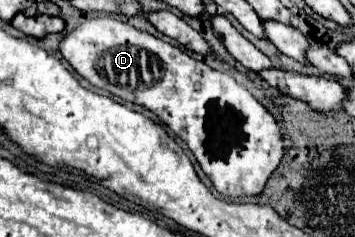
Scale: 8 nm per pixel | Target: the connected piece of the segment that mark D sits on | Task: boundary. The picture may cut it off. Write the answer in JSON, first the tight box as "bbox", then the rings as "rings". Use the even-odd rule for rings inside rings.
{"bbox":[60,17,284,199],"rings":[[[94,17],[80,23],[70,35],[62,39],[60,53],[74,67],[74,71],[94,87],[106,89],[112,95],[142,105],[158,115],[158,119],[164,121],[188,145],[188,149],[196,155],[202,171],[224,197],[234,199],[262,193],[270,173],[278,167],[284,147],[282,133],[274,117],[248,93],[248,89],[238,85],[230,75],[210,69],[206,63],[192,59],[182,49],[128,23],[110,17]]]}

